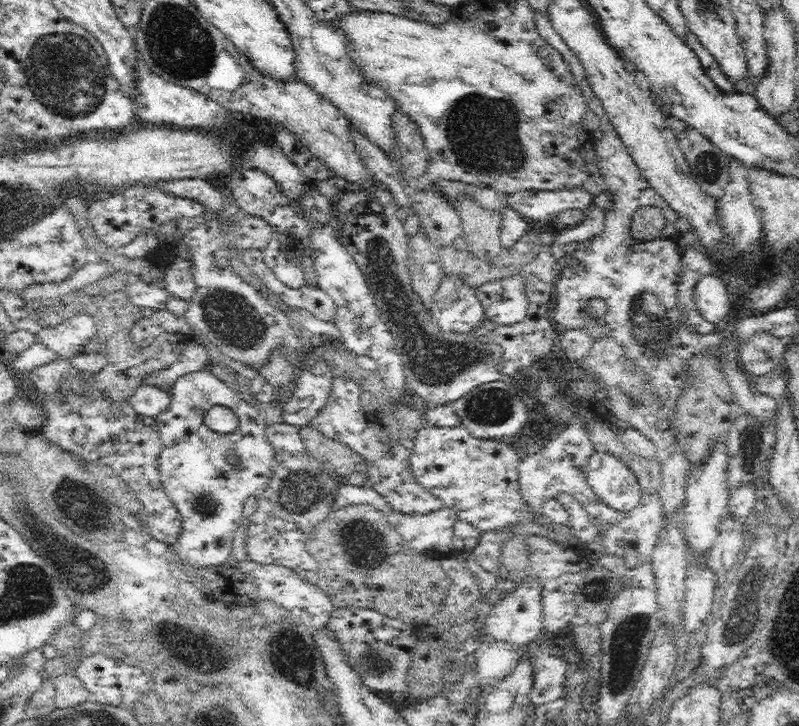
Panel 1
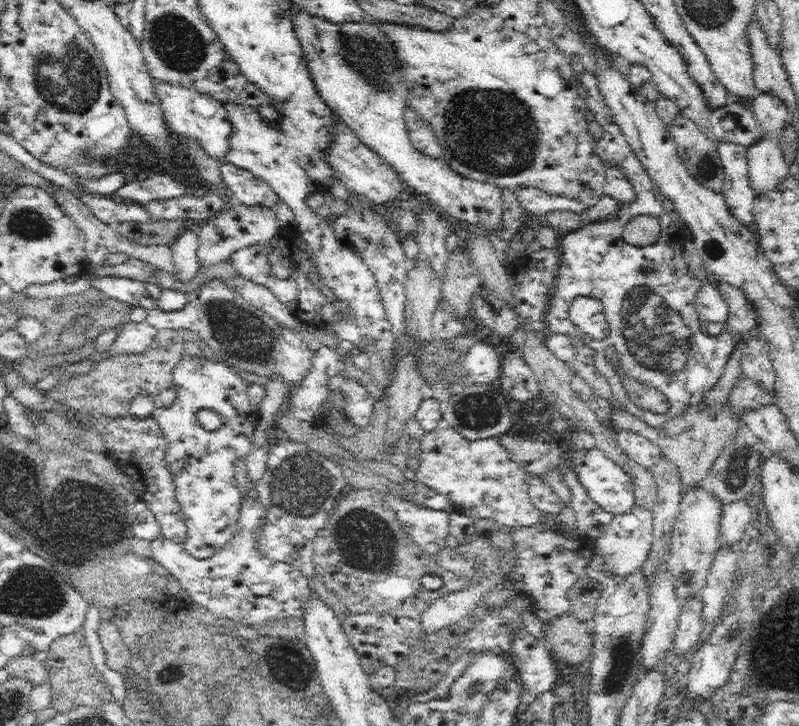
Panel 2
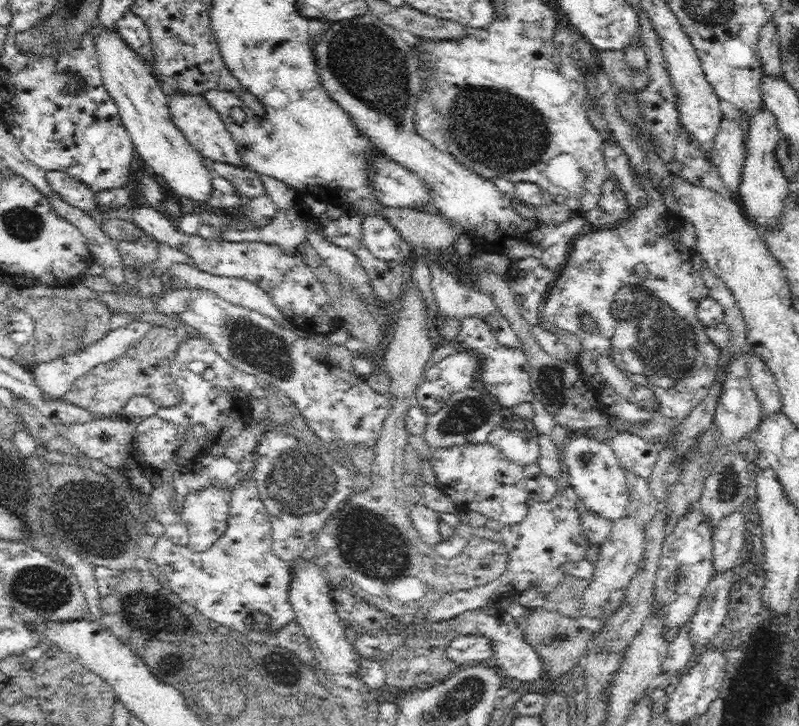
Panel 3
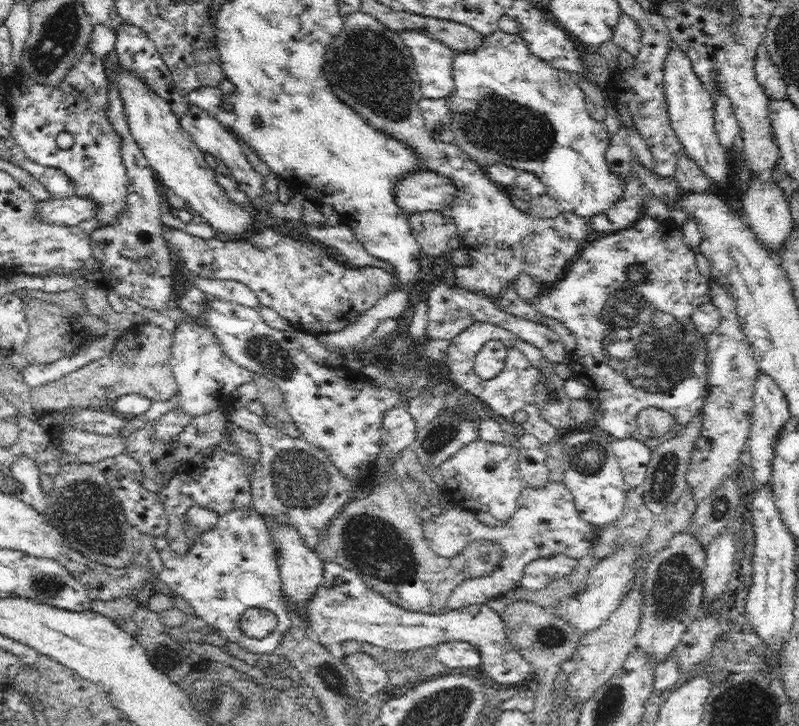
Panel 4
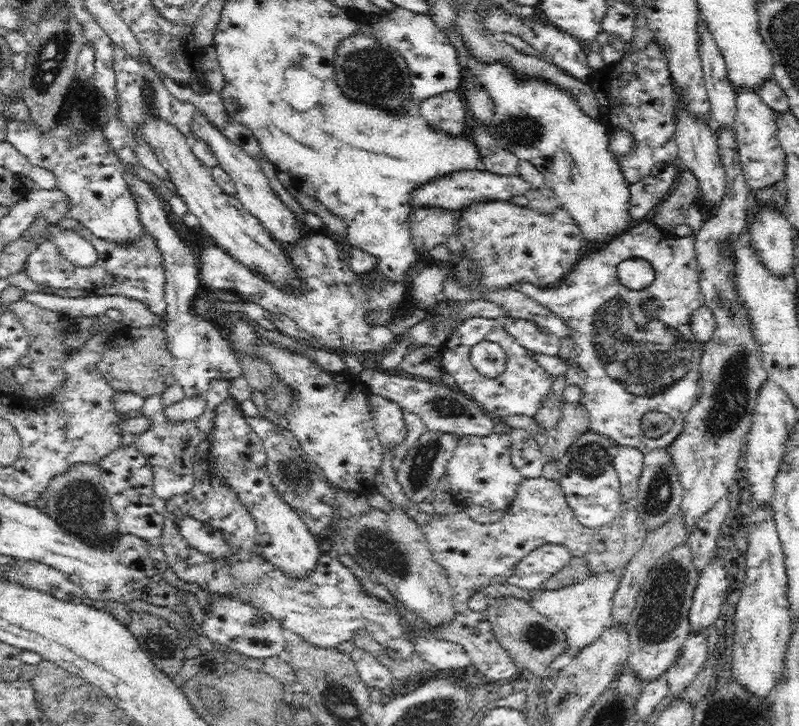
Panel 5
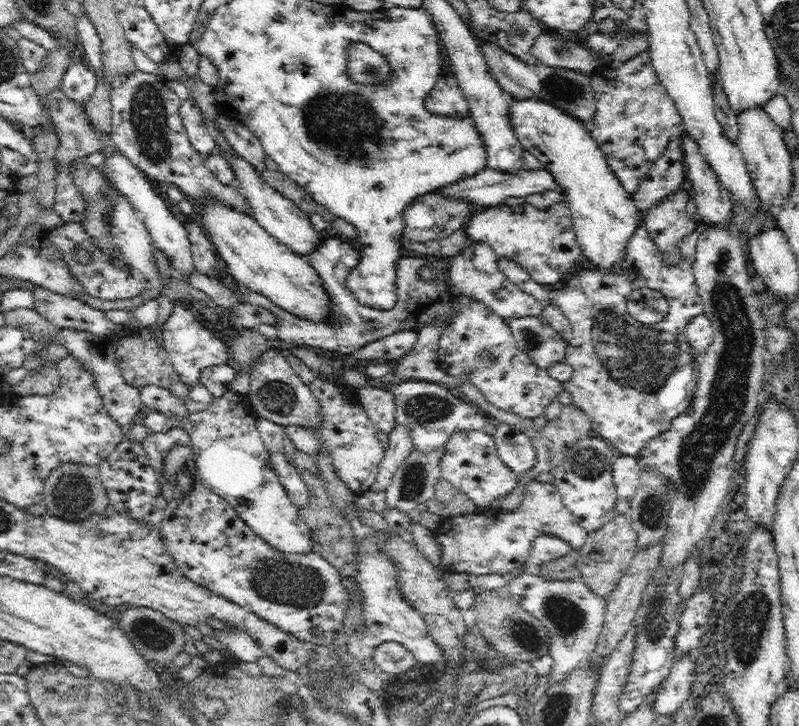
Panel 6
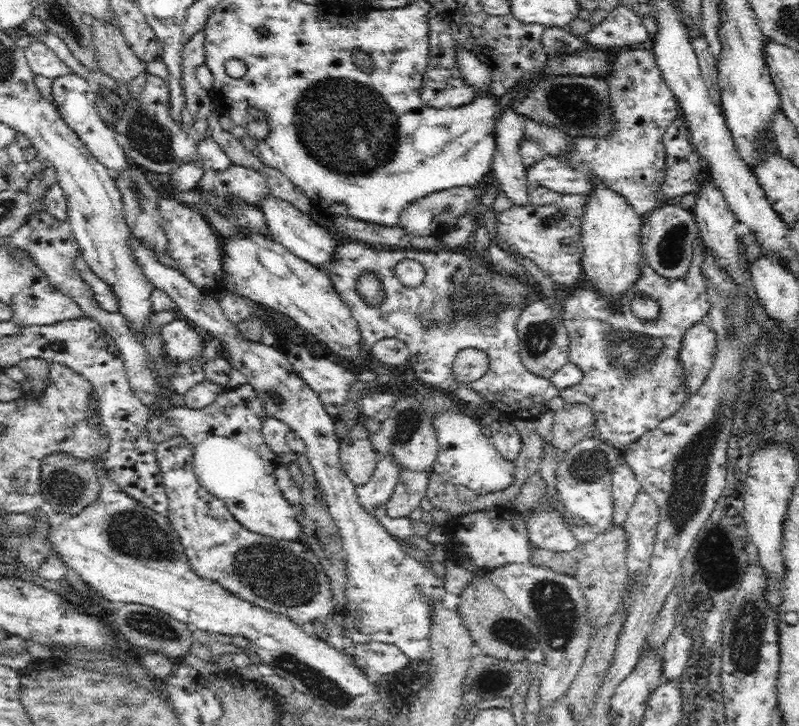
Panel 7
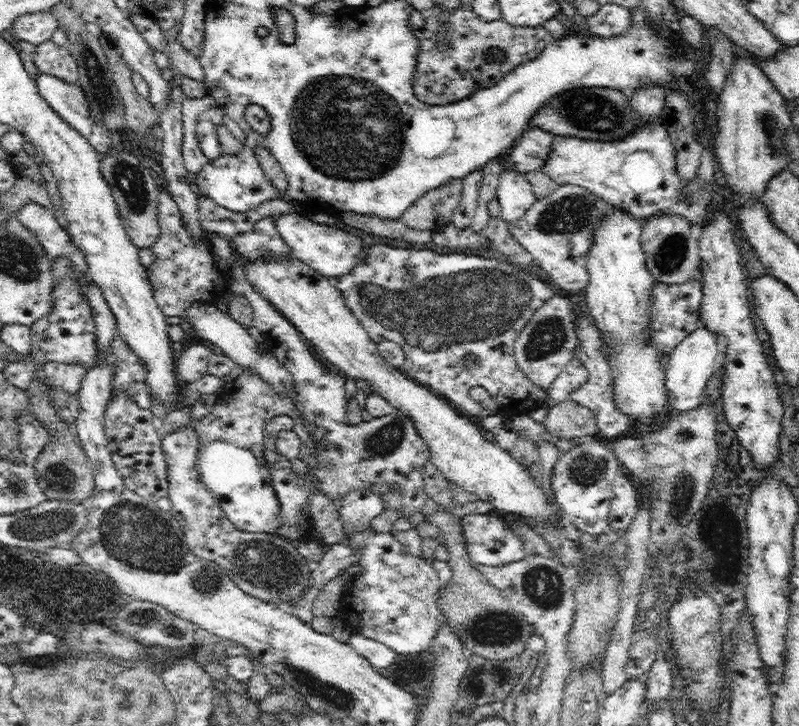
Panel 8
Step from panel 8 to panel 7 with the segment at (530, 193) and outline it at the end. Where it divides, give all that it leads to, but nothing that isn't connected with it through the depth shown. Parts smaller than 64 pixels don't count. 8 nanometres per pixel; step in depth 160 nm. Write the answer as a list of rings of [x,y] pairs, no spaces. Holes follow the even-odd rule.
[[[506,107],[496,121],[496,150],[491,173],[496,177],[500,189],[514,206],[530,203],[527,168],[522,162],[518,140],[523,140],[525,129],[522,121],[525,116],[516,113],[512,107]]]

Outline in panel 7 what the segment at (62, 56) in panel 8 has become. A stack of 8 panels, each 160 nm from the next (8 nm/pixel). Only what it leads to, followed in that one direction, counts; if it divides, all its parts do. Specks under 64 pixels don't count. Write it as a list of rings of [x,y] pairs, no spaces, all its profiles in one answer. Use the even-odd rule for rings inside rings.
[[[32,40],[24,49],[24,53],[34,74],[55,79],[71,72],[68,65],[40,40]]]

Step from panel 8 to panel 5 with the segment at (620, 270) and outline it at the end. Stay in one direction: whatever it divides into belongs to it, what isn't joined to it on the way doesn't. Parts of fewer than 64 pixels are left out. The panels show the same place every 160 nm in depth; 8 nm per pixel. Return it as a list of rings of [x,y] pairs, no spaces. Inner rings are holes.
[[[472,61],[468,73],[483,86],[493,102],[493,113],[487,122],[487,131],[490,136],[500,148],[509,150],[520,161],[531,162],[544,174],[546,186],[553,190],[559,206],[572,215],[582,231],[584,240],[597,240],[596,243],[592,243],[594,249],[602,248],[614,236],[617,237],[628,230],[626,226],[631,221],[627,213],[631,200],[630,185],[626,182],[615,156],[610,152],[609,133],[611,129],[609,127],[584,114],[570,91],[550,81],[518,78],[511,68],[500,62],[483,64]]]

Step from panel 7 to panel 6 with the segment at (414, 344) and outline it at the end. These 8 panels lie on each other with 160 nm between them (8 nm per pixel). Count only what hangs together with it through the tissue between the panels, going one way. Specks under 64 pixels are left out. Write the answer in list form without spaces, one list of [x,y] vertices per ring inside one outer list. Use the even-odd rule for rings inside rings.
[[[339,236],[323,239],[310,254],[307,254],[310,266],[314,268],[315,272],[322,279],[324,290],[329,294],[331,302],[329,321],[322,321],[321,323],[293,315],[270,302],[270,299],[264,297],[264,295],[250,291],[250,289],[246,289],[246,286],[235,284],[234,280],[229,280],[228,282],[239,293],[243,302],[263,306],[276,314],[278,324],[274,325],[274,327],[277,330],[277,337],[294,345],[338,351],[347,356],[358,352],[366,344],[380,340],[385,336],[405,330],[416,330],[416,332],[419,332],[428,323],[435,323],[440,319],[448,319],[448,324],[444,326],[439,340],[438,364],[440,368],[450,376],[467,374],[469,381],[482,392],[488,403],[494,405],[497,409],[509,411],[524,418],[534,419],[544,415],[546,408],[564,391],[563,382],[552,378],[546,369],[536,366],[534,361],[524,351],[520,350],[513,332],[505,323],[506,320],[501,320],[483,302],[469,296],[454,294],[450,290],[448,279],[451,263],[448,259],[443,260],[443,257],[435,257],[433,260],[426,260],[426,258],[422,259],[421,255],[416,256],[412,261],[402,262],[398,267],[398,299],[396,304],[390,310],[382,310],[358,302],[358,299],[354,297],[352,291],[347,287],[346,278],[359,263],[360,257],[361,251],[341,241]],[[422,266],[430,268],[431,272],[437,276],[437,279],[435,281],[423,280],[420,274],[418,274],[418,270]]]

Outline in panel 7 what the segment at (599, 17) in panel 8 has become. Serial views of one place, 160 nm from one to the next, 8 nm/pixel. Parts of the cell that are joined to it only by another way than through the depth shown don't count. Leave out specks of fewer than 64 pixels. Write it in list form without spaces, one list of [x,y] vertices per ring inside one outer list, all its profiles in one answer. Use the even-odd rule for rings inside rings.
[[[622,5],[610,10],[608,16],[593,25],[583,39],[600,50],[622,50],[647,46],[651,37],[642,17]]]

